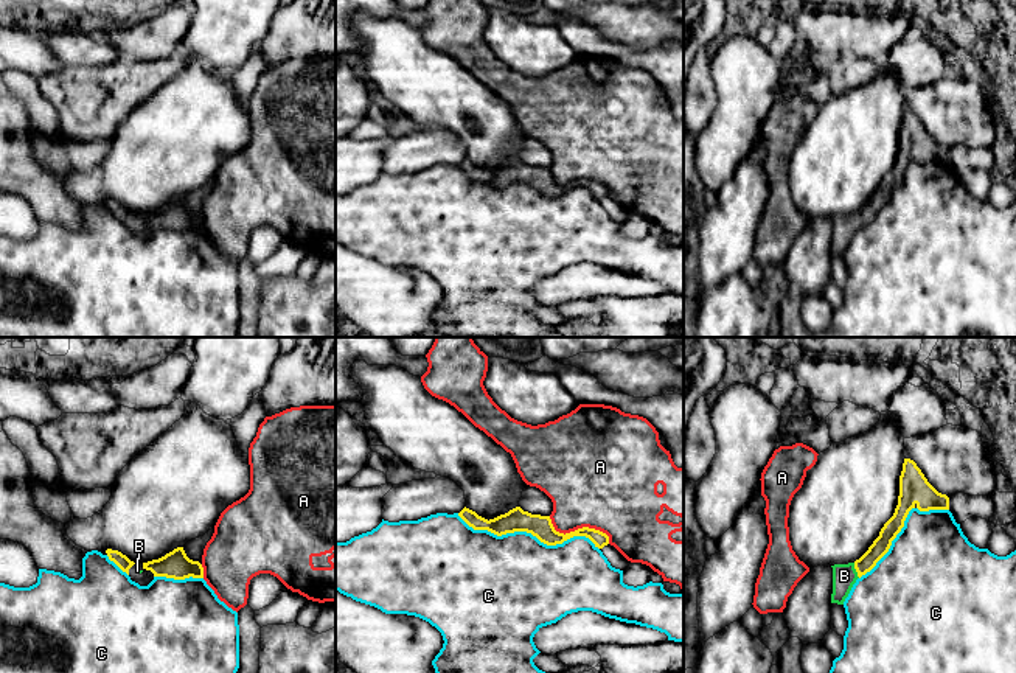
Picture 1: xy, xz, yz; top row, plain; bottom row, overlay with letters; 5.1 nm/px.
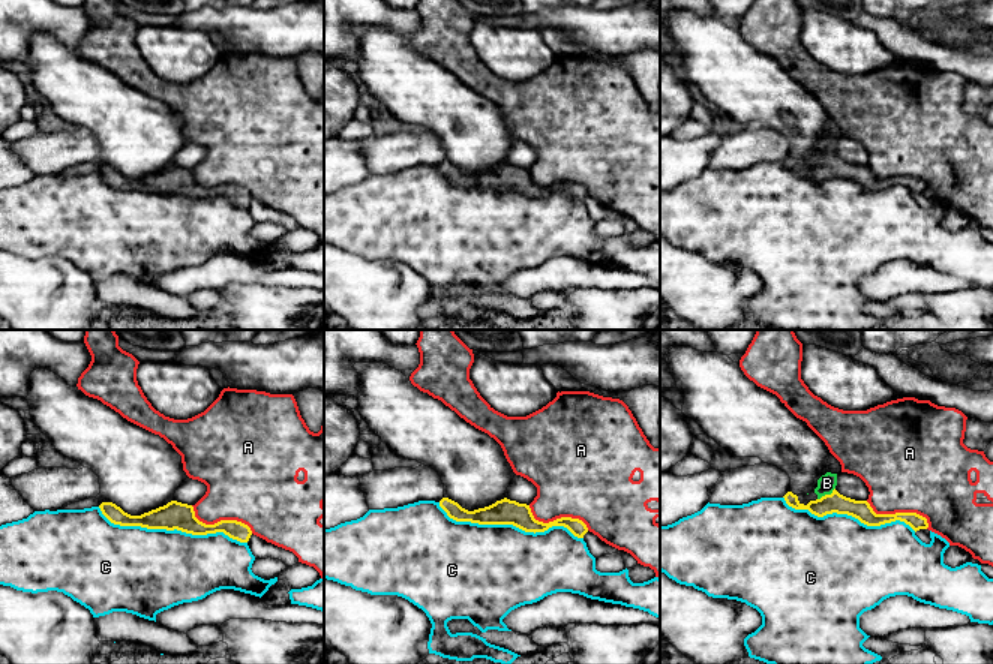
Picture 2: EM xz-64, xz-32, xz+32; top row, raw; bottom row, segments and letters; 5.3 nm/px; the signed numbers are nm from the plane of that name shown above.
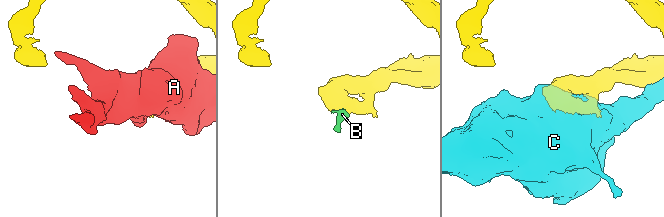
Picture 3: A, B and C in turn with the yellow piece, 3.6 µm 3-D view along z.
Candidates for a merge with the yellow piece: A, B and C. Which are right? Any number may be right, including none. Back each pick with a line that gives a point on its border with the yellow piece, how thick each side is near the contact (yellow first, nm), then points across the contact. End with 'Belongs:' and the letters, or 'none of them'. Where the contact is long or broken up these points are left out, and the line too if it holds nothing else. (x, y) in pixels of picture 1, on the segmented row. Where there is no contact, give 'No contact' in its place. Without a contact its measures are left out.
B: Touches yellow at yz (856, 571). Thickness 90 nm (yellow) against 130 nm. Path across: yz (881, 544), (856, 571), (844, 575)
Belongs: B

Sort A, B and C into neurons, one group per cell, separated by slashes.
A / B / C

